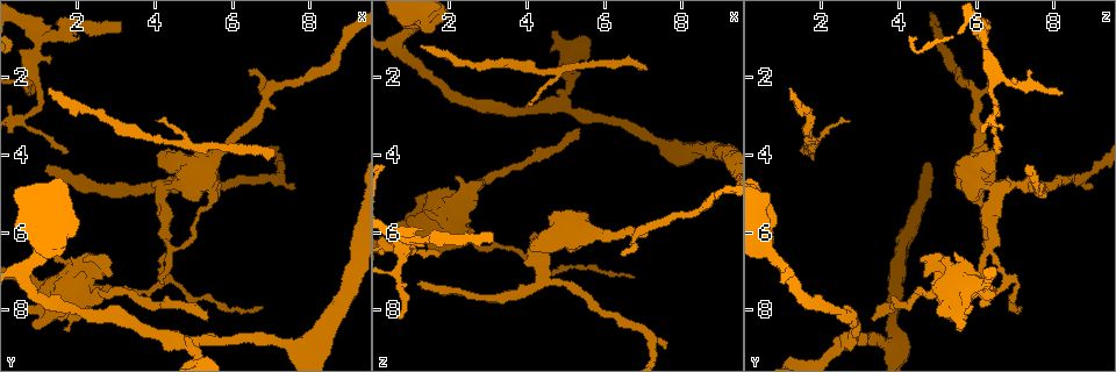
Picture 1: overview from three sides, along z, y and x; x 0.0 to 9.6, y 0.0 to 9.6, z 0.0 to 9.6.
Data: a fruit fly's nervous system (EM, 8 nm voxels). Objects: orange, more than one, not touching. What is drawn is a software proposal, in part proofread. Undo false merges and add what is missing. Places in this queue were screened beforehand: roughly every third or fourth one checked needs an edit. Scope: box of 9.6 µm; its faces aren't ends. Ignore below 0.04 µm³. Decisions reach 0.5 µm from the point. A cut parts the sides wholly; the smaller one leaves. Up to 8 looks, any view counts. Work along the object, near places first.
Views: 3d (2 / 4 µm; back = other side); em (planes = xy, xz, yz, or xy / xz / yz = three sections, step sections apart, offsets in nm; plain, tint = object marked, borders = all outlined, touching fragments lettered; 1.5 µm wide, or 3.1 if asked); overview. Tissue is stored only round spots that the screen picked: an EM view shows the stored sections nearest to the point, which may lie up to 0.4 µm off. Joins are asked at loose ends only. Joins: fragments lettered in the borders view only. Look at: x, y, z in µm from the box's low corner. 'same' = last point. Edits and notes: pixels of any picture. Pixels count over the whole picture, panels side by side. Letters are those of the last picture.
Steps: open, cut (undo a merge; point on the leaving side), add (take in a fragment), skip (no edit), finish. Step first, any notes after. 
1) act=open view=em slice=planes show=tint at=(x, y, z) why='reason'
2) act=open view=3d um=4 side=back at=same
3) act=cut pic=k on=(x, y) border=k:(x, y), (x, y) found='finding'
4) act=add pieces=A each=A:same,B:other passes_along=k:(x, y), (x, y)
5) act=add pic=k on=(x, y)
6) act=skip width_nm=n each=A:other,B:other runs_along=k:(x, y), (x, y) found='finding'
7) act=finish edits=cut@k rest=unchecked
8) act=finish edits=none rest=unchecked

act=open view=em slice=planes show=tint at=(4.85, 8.85, 2.70) why='a fork'

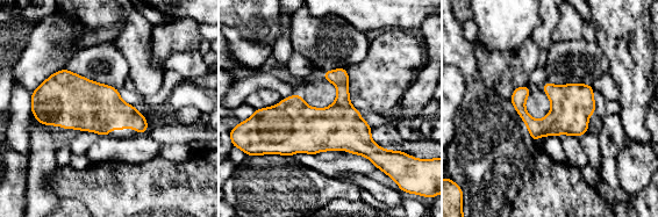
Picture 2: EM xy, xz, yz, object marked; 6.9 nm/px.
act=open view=em slice=planes show=borders at=same

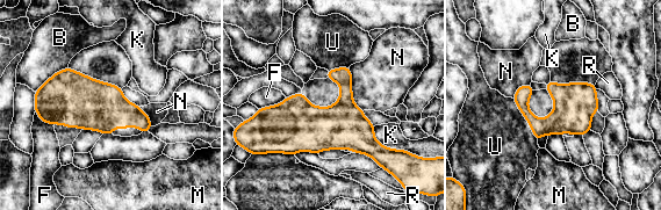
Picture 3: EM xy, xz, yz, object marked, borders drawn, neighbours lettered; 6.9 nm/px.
act=skip each=B:other,F:other,K:other,M:other,N:other,R:other,U:other runs_along=3:(264, 117), (396, 152) found='one neuron here'

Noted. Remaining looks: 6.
act=open view=3d um=4 at=(2.80, 7.15, 4.65) why='free end'

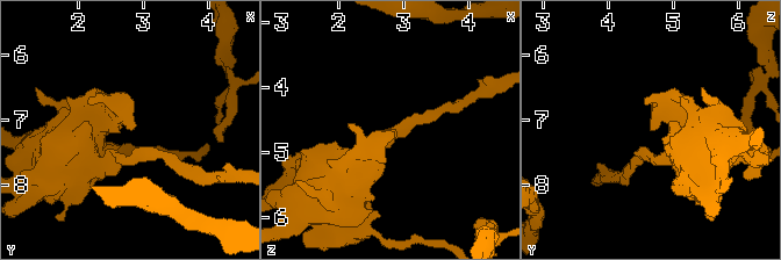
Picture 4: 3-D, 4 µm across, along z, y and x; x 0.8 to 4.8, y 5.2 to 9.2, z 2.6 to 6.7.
act=open view=em slice=planes show=borders at=(2.85, 7.15, 4.70) why='now the EM'

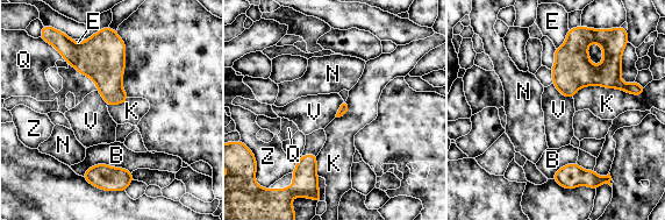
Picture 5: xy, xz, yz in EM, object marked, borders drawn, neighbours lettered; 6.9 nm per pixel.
act=skip each=B:other,E:other,K:other,N:other,Q:other,V:other,Z:other border=5:(634, 94), (585, 85), (573, 98) found='no lettered fragment goes on from it'

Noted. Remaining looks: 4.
act=open view=3d um=4 side=back at=(1.30, 7.40, 6.05) why='sudden change in width'

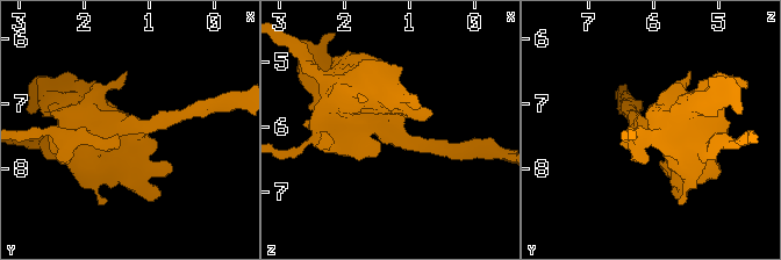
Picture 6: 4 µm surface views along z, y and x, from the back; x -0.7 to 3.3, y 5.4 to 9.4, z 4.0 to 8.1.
act=open view=em slice=planes show=borders at=(1.30, 7.40, 6.05)

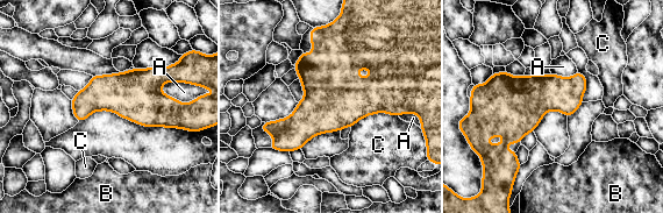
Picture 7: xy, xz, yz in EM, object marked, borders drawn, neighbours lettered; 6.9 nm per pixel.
act=skip width_nm=280 each=A:other,B:other,C:other border=7:(159, 86), (163, 93), (187, 104) found='one neuron here'

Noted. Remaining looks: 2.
act=finish edits=none rest=unchecked

